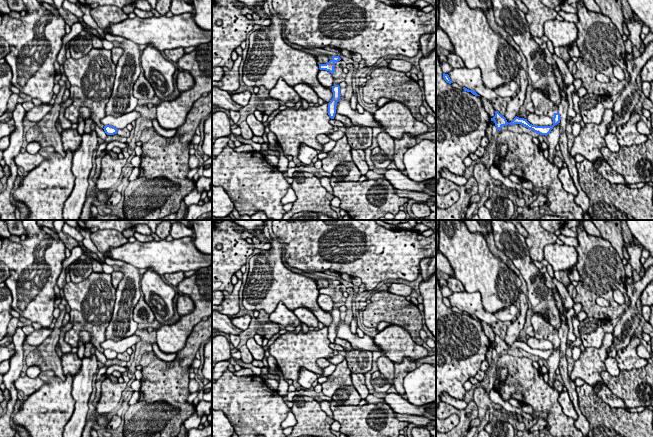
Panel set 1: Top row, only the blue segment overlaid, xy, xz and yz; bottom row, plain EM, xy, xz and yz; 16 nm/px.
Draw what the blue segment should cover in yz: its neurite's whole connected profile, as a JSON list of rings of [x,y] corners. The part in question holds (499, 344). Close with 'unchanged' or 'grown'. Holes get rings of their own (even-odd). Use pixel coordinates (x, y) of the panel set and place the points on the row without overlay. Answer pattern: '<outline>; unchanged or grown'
[[[535,313],[531,318],[531,325],[534,330],[534,337],[539,340],[549,340],[553,344],[552,350],[536,350],[530,348],[527,343],[515,341],[510,347],[507,346],[506,342],[502,340],[498,335],[495,335],[495,340],[491,342],[491,345],[495,347],[497,354],[501,354],[503,350],[507,348],[513,350],[515,348],[521,348],[528,353],[533,354],[536,358],[547,360],[553,351],[560,347],[560,338],[558,337],[559,332],[550,324],[545,316],[539,313]]]; grown

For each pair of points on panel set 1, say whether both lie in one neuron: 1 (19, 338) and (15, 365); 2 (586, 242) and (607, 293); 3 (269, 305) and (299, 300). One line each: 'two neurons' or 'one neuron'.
1: one neuron
2: one neuron
3: one neuron

